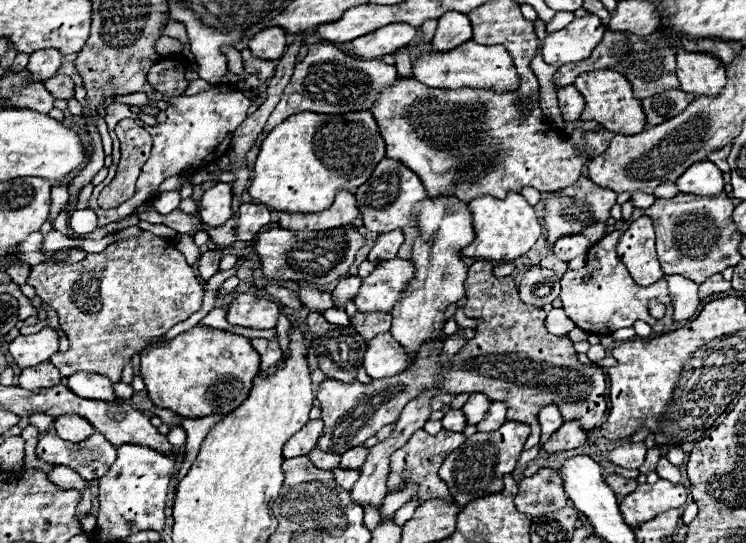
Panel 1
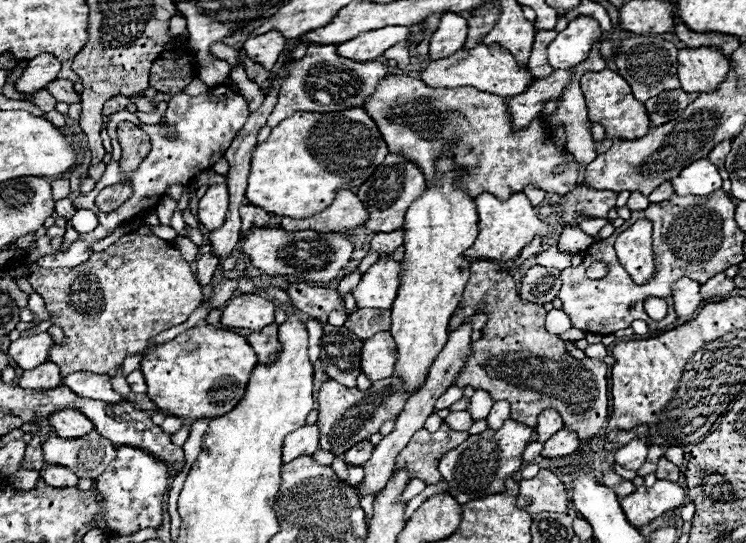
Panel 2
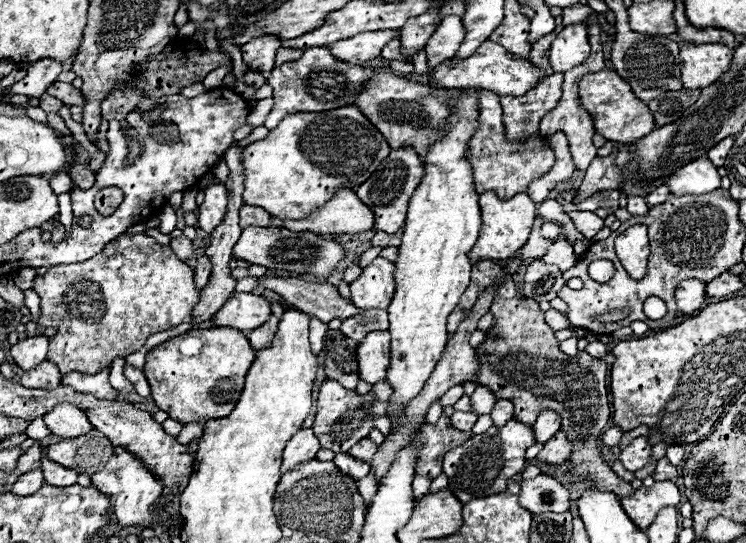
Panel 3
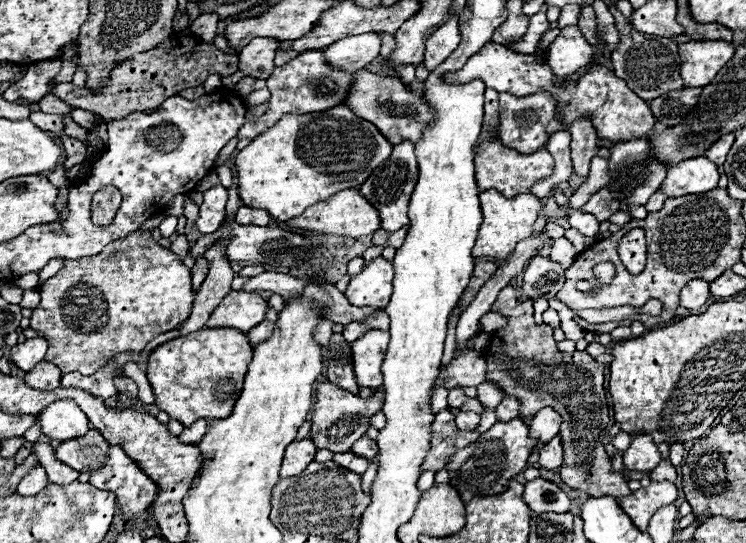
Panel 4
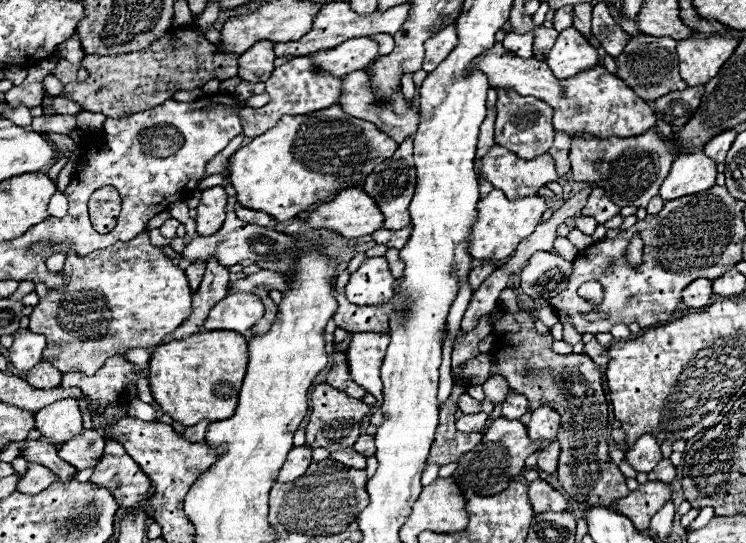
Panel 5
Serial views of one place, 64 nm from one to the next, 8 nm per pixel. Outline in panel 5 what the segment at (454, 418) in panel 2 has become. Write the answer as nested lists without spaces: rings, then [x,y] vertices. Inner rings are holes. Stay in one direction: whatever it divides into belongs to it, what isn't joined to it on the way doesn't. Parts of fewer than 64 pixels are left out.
[[[484,412],[462,414],[458,418],[456,426],[458,426],[460,432],[482,432],[486,428],[486,420],[488,420],[488,414],[484,414]]]

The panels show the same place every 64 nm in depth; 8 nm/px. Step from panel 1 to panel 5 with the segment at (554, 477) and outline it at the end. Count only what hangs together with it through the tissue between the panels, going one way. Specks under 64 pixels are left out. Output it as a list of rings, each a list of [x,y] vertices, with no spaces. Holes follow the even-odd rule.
[[[534,480],[528,486],[528,498],[536,514],[540,512],[564,512],[568,508],[568,500],[554,490],[548,482],[544,480]]]

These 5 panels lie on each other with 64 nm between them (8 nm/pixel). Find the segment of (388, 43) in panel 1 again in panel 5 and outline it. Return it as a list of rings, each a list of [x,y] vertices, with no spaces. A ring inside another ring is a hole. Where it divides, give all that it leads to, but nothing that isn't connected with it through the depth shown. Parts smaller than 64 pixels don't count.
[[[370,36],[350,38],[336,48],[320,50],[316,54],[316,66],[332,76],[346,76],[354,70],[364,70],[370,62],[378,58],[378,42]]]

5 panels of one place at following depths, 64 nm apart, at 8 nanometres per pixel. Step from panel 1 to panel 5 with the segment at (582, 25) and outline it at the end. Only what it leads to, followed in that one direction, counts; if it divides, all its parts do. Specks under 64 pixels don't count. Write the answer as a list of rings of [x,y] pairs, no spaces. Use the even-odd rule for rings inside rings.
[[[566,28],[556,38],[546,62],[554,76],[564,80],[576,76],[582,70],[594,68],[598,64],[598,52],[576,28]]]

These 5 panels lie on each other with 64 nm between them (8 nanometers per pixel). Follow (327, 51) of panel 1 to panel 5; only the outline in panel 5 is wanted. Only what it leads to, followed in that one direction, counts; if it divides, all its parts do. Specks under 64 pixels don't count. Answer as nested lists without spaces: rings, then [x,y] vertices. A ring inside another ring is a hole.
[[[298,56],[292,58],[290,62],[278,66],[272,76],[266,80],[266,90],[270,94],[270,102],[258,110],[252,110],[248,106],[240,108],[240,116],[242,116],[242,134],[246,137],[255,138],[260,136],[262,132],[266,132],[268,128],[272,128],[280,116],[284,114],[308,114],[308,112],[316,112],[316,110],[324,110],[330,108],[334,104],[338,104],[340,98],[340,88],[342,88],[342,78],[330,76],[326,72],[320,72],[312,60],[314,56]]]

